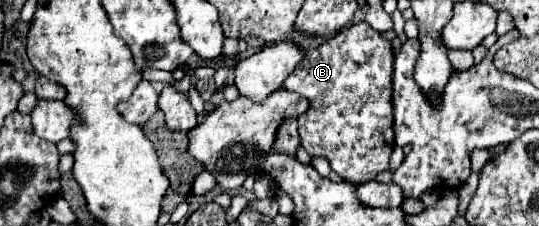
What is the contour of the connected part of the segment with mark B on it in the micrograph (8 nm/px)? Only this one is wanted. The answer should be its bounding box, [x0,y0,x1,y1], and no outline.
[284,21,394,183]

